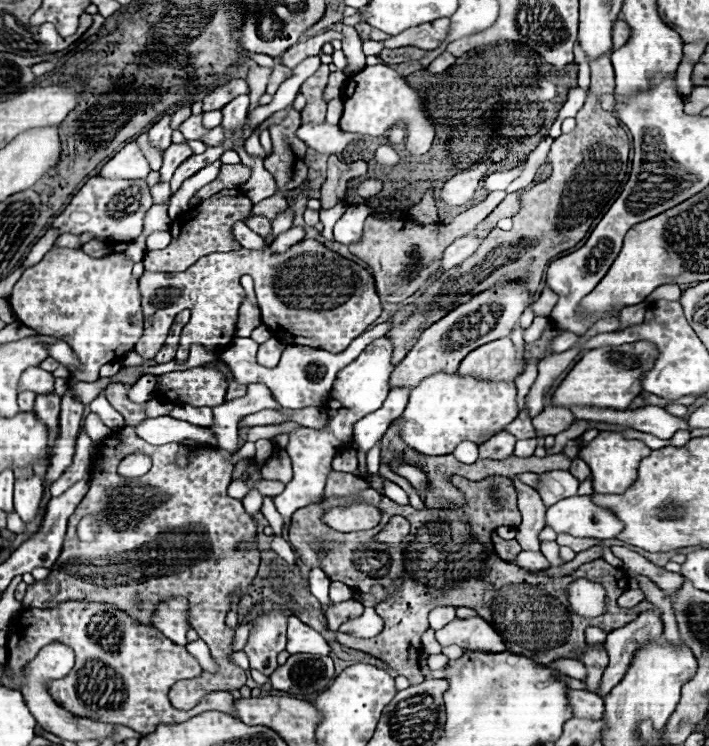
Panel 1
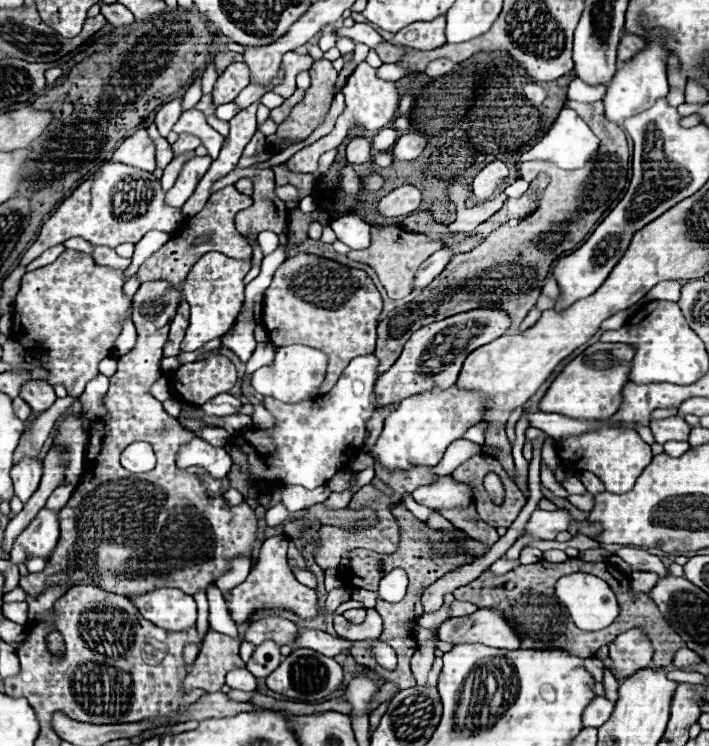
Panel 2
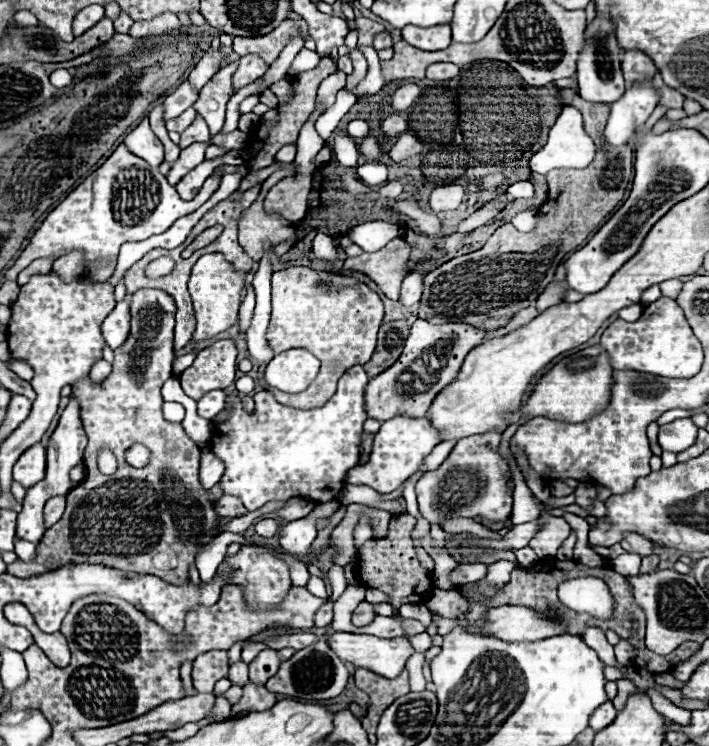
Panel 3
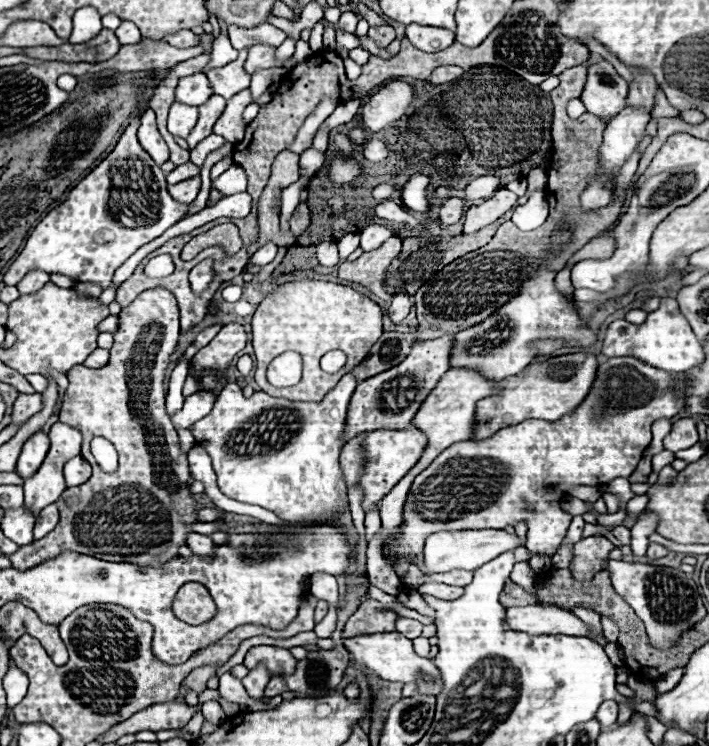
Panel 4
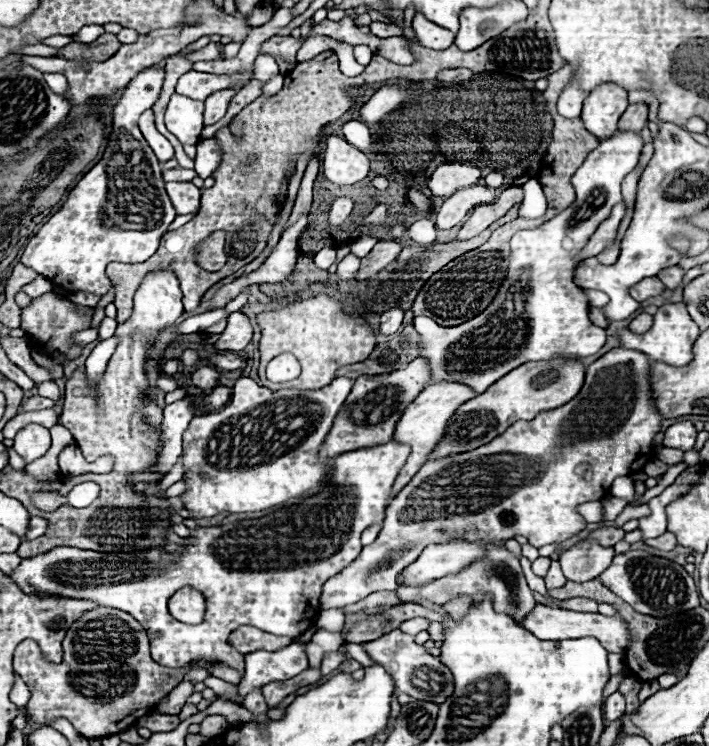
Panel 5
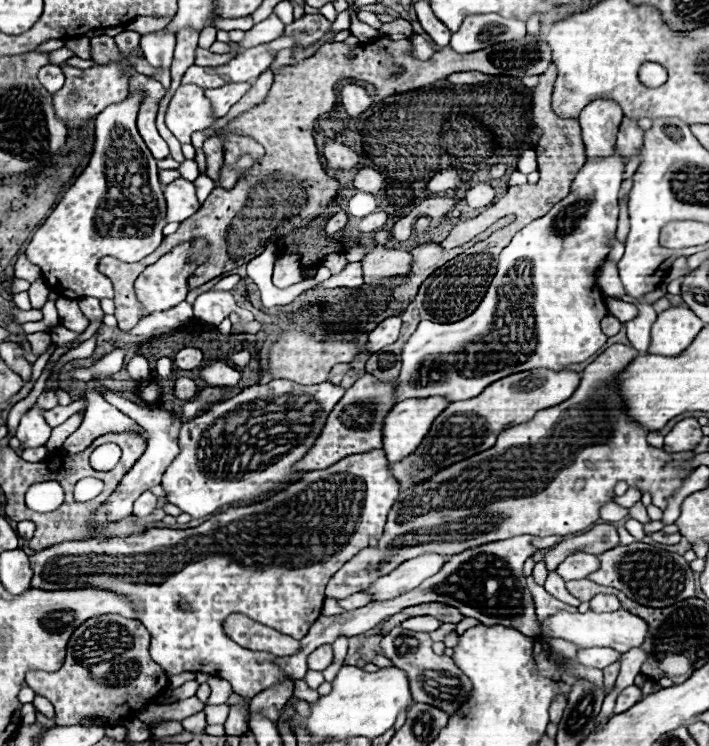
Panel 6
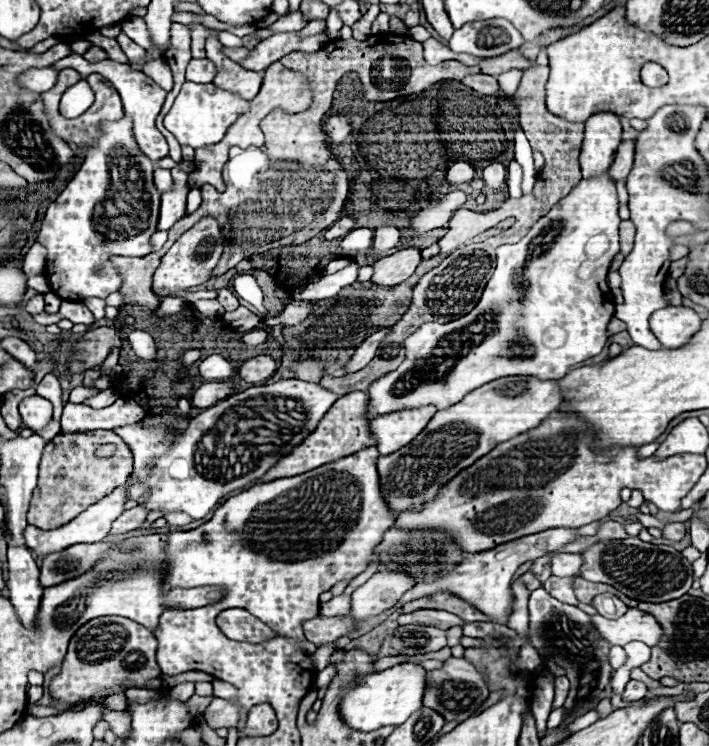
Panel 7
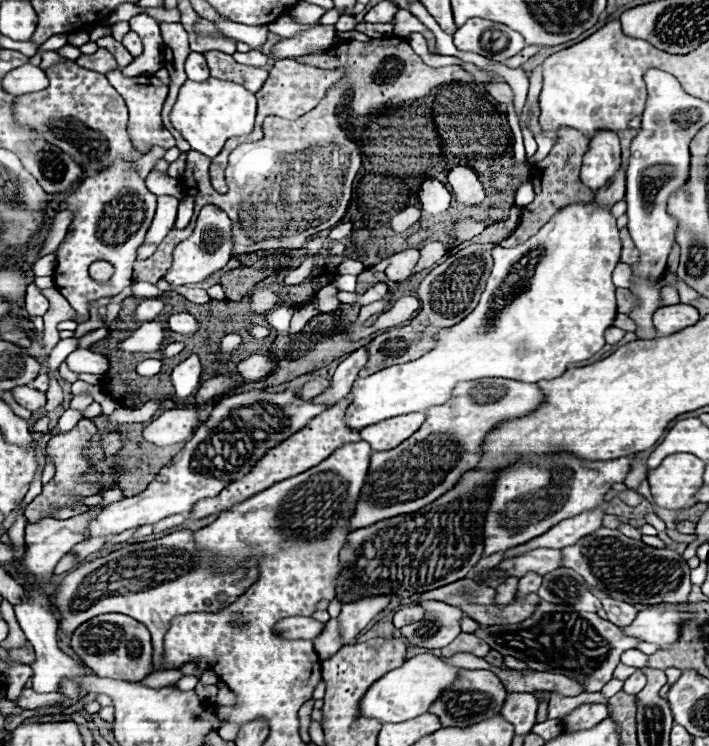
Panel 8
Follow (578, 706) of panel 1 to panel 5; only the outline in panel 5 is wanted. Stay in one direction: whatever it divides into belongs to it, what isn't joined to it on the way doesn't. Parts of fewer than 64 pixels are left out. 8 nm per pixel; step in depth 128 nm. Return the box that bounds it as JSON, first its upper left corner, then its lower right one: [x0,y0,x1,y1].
[606,692,626,722]

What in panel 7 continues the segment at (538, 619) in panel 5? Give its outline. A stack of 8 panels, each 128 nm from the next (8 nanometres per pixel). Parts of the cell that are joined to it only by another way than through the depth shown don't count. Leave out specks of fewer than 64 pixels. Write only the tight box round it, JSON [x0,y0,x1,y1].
[592,608,664,646]

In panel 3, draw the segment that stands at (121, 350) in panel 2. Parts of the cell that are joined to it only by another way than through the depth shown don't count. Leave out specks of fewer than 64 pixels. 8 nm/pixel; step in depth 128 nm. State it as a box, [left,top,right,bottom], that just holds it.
[102,294,132,348]

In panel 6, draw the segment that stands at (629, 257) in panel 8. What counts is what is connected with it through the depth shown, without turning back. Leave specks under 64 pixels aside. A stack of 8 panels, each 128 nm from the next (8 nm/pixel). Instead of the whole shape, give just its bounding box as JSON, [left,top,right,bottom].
[618,200,628,244]

